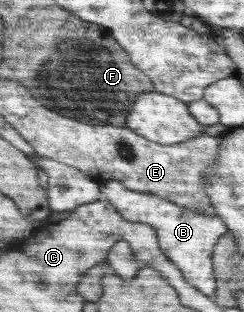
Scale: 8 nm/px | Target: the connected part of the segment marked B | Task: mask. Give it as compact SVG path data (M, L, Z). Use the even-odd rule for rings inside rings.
M119 179L100 182L100 199L108 201L128 222L142 222L157 232L160 250L183 272L190 286L212 296L216 290L213 250L220 236L228 230L218 217L168 202L154 194L134 192L125 188Z

